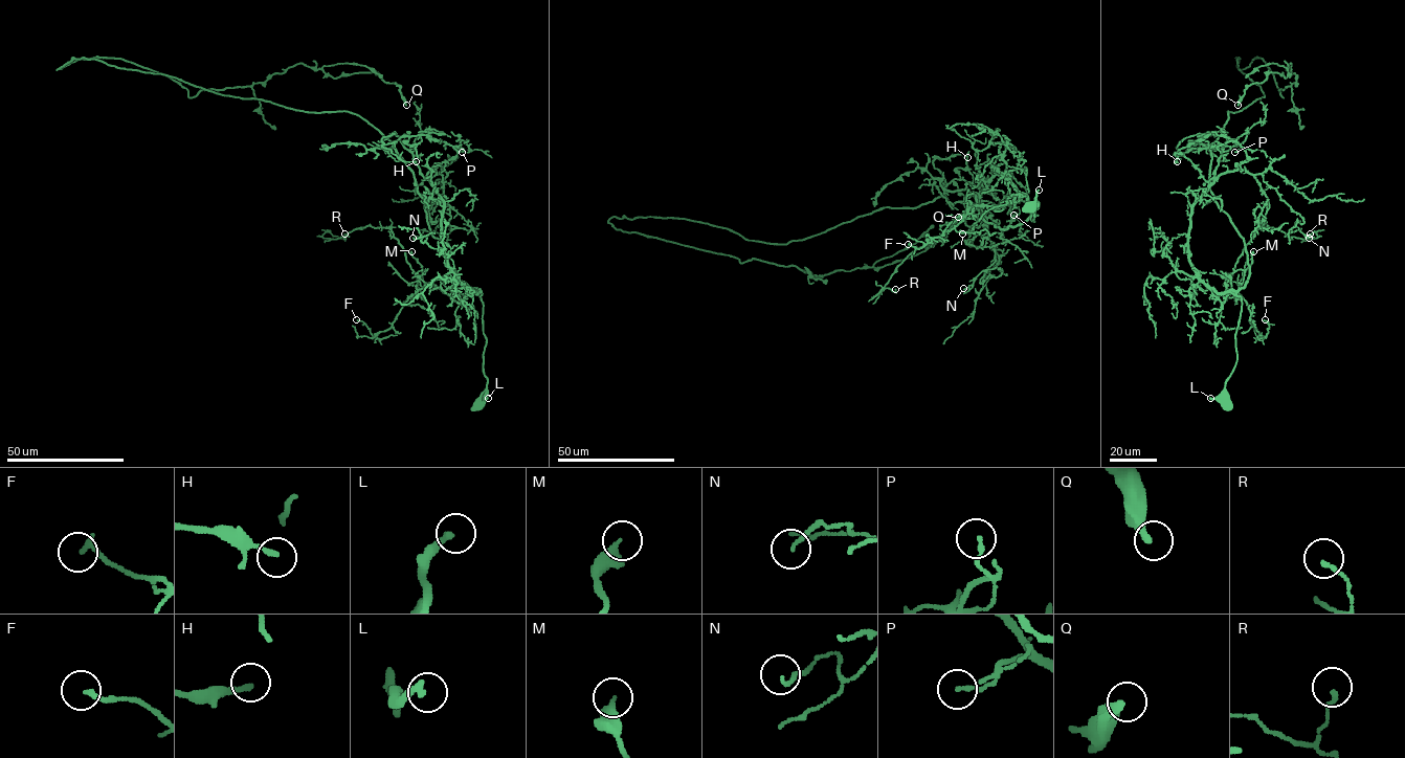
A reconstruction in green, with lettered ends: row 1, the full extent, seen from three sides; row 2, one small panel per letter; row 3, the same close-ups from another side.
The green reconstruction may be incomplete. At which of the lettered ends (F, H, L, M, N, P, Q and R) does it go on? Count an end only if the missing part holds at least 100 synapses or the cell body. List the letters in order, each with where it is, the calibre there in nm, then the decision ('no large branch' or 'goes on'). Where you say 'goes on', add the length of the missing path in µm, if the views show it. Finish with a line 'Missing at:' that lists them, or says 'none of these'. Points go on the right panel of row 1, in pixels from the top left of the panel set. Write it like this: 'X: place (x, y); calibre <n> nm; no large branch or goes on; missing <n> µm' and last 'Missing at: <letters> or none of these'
F: place (1265, 319); calibre 200 nm; no large branch
H: place (1177, 161); calibre 190 nm; no large branch
L: place (1210, 398); calibre 300 nm; no large branch
M: place (1253, 251); calibre 340 nm; no large branch
N: place (1309, 238); calibre 130 nm; no large branch
P: place (1234, 152); calibre 130 nm; no large branch
Q: place (1238, 105); calibre 320 nm; no large branch
R: place (1310, 233); calibre 150 nm; no large branch
Missing at: none of these

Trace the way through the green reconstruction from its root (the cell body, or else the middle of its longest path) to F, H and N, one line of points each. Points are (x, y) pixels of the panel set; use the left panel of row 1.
F: (478, 404), (487, 382), (481, 292), (468, 289), (459, 303), (426, 284), (376, 336), (356, 319)
H: (478, 404), (487, 382), (482, 293), (447, 263), (436, 188), (395, 133), (382, 138), (399, 158), (416, 161)
N: (478, 404), (482, 293), (447, 263), (435, 169), (445, 199), (429, 218), (451, 229), (413, 238)

